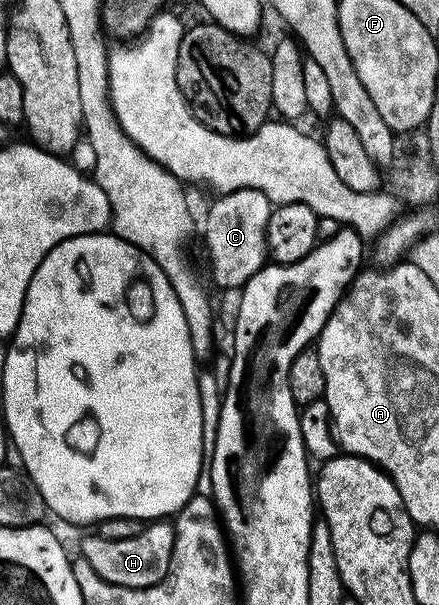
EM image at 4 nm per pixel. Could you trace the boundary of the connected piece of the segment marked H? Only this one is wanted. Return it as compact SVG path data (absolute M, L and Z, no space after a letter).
M159 519L148 524L136 538L105 539L98 535L85 538L81 560L89 563L89 567L93 567L93 571L97 571L101 579L105 579L105 583L113 583L117 587L144 589L153 587L161 583L161 579L165 579L169 563L173 559L174 546L174 524L170 520Z

